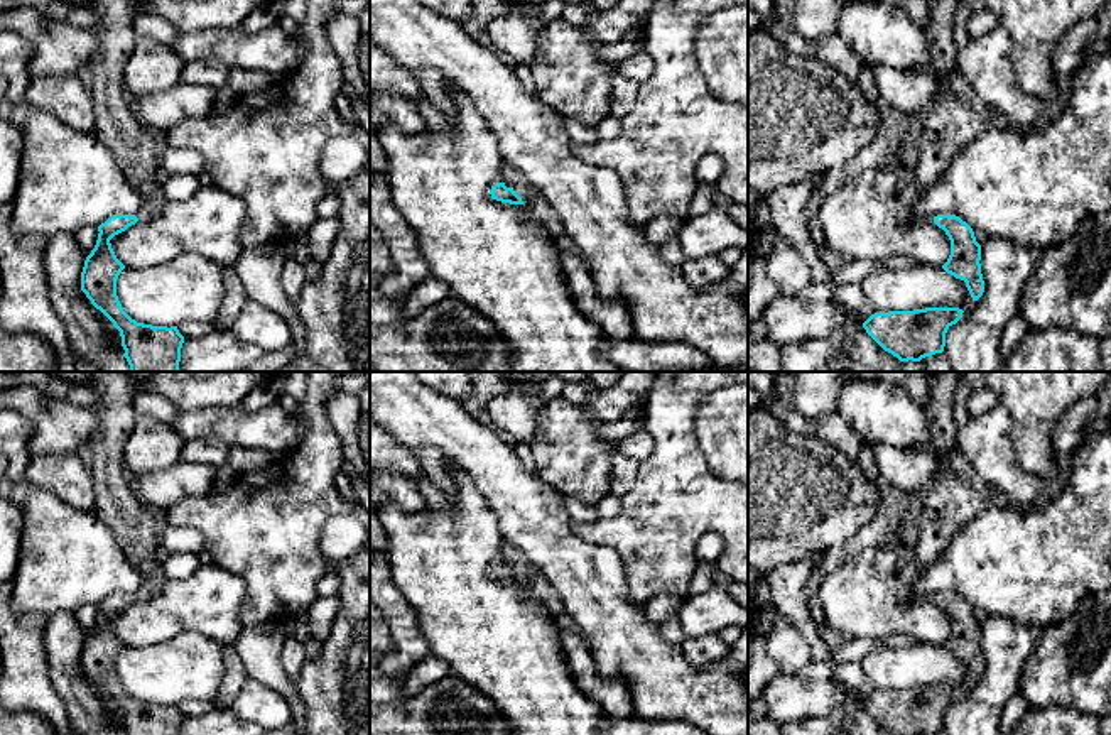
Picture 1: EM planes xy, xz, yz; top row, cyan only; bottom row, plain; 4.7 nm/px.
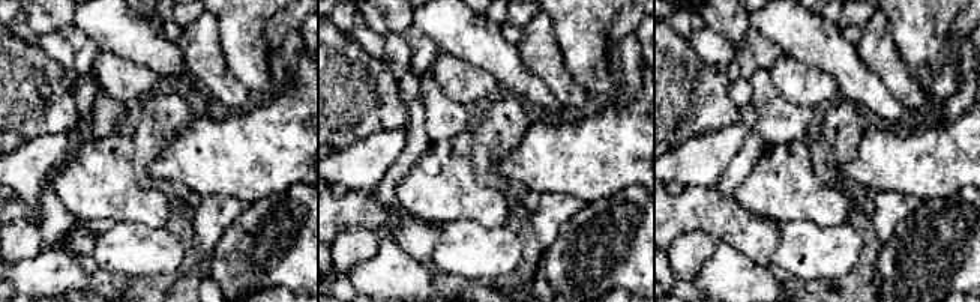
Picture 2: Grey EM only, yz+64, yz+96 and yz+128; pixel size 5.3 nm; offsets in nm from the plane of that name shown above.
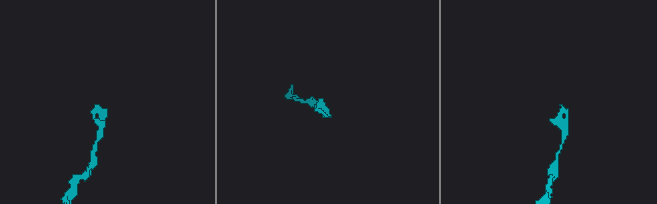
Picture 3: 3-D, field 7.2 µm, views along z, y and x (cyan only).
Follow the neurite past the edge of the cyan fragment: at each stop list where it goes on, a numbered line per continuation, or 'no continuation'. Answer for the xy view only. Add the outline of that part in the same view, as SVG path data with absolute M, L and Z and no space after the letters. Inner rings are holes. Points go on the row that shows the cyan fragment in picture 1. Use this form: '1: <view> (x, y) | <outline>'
1: xy (137, 149) | M93 0L91 10L101 22L96 52L86 68L93 95L93 133L111 150L128 182L140 193L138 221L155 218L165 206L160 167L165 144L145 127L130 106L123 71L133 51L133 0Z

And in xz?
1: xz (537, 208) | M503 166L501 177L522 198L523 206L532 220L539 221L547 237L556 240L564 235L562 223L549 203L530 186L528 179L515 167Z

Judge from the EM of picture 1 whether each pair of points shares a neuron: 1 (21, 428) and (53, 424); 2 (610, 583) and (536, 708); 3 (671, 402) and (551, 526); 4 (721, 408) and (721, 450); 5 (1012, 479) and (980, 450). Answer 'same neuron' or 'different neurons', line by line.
1: different neurons
2: different neurons
3: different neurons
4: same neuron
5: same neuron

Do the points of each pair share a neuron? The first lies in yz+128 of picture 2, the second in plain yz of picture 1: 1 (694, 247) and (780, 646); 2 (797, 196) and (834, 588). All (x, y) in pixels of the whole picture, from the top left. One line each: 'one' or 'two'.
1: one
2: one

